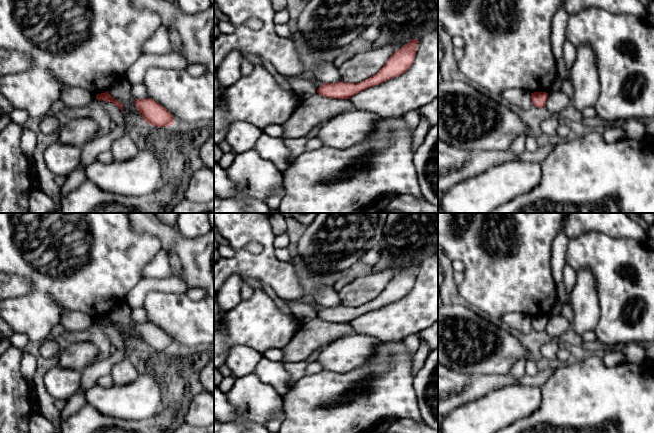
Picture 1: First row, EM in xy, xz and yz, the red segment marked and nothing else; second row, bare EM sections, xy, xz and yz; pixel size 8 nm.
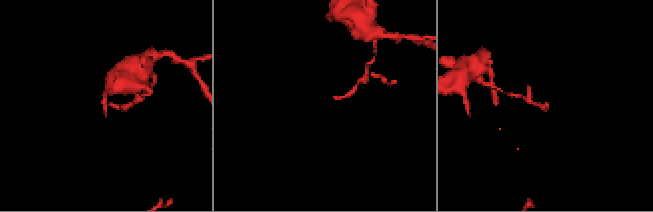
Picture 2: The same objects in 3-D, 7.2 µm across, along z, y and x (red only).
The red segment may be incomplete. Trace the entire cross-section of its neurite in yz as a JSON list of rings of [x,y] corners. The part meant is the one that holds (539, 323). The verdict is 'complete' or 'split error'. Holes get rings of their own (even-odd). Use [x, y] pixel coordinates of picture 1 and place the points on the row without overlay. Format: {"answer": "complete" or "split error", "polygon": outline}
{"answer": "complete", "polygon": [[[534,316],[531,317],[532,328],[538,332],[543,332],[546,329],[548,317],[546,316]]]}

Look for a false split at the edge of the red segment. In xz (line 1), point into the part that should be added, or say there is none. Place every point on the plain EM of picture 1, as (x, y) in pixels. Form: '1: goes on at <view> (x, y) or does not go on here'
1: does not go on here

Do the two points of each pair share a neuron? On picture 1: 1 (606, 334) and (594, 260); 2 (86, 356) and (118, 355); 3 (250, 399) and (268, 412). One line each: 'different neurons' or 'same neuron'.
1: same neuron
2: different neurons
3: same neuron

